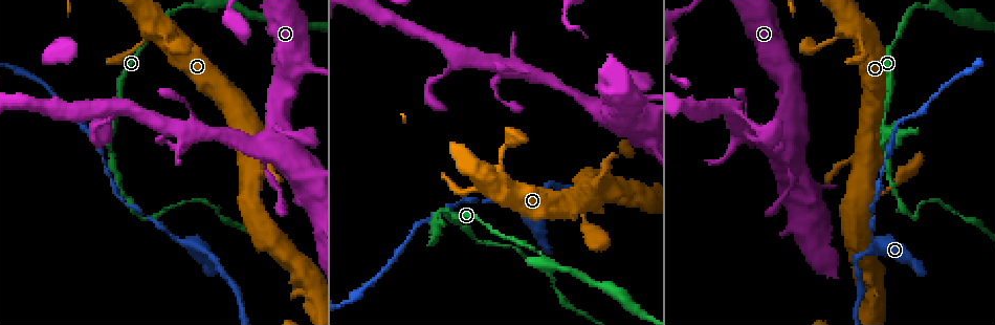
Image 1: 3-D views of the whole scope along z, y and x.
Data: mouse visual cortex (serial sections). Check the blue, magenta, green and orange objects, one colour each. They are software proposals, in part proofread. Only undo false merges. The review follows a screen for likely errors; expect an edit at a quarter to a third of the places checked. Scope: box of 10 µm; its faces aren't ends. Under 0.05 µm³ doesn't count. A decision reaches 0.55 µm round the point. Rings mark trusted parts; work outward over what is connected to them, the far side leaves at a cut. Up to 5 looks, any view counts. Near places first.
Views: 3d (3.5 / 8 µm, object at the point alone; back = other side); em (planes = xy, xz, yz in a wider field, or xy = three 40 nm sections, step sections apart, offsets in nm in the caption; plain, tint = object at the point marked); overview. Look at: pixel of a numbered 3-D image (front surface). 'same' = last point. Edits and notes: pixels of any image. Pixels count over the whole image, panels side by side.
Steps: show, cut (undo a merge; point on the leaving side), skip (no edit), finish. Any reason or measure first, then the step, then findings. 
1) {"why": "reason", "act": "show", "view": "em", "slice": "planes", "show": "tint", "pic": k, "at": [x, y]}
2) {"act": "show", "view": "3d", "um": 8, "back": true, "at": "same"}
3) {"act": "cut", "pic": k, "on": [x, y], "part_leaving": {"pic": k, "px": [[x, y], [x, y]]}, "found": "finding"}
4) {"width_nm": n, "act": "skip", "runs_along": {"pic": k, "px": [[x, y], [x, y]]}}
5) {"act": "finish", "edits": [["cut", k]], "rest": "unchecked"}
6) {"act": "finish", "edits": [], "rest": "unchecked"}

{"why": "narrows sharply", "act": "show", "view": "3d", "um": 3.5, "pic": 1, "at": [173, 239]}

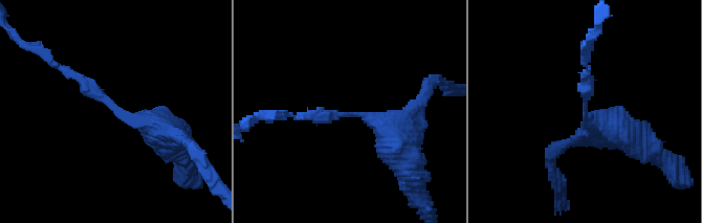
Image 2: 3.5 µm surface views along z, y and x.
{"arm_widths_nm": [150, 450], "act": "show", "view": "em", "slice": "planes", "show": "tint", "pic": 2, "at": [586, 107]}

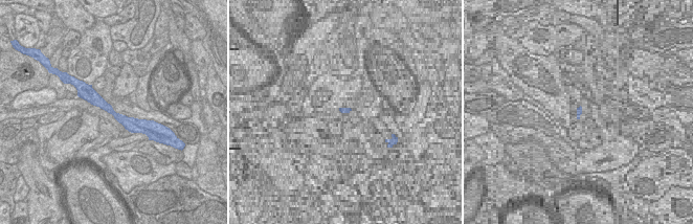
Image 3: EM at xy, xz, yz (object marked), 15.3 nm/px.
{"act": "skip", "found": "continuous, no second cell"}

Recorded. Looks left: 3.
{"act": "show", "view": "3d", "um": 3.5, "pic": 1, "at": [262, 142]}

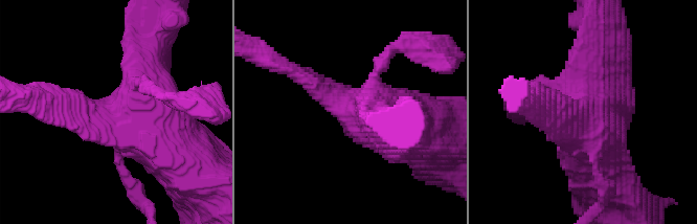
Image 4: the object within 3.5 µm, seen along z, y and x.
{"why": "shape alone is not enough", "act": "show", "view": "em", "slice": "xy", "step": 1, "show": "tint", "pic": 4, "at": [349, 109]}

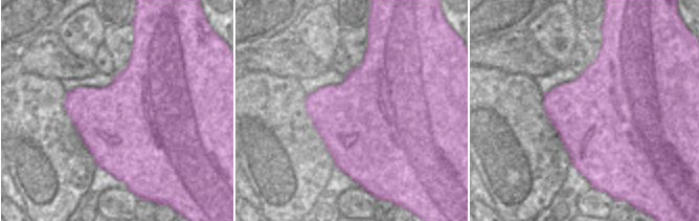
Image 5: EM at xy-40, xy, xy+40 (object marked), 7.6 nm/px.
{"act": "skip", "runs_along": {"pic": 4, "px": [[150, 42], [136, 107], [185, 161]]}, "found": "all the same cell"}

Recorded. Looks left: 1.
{"act": "finish", "edits": [], "rest": "unchecked"}

